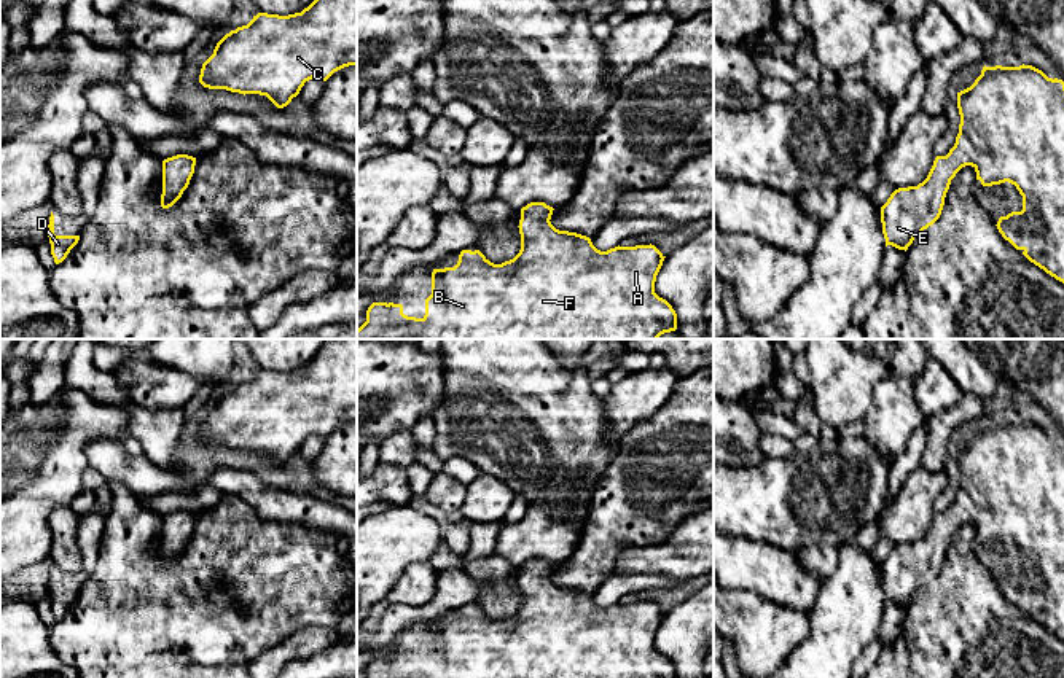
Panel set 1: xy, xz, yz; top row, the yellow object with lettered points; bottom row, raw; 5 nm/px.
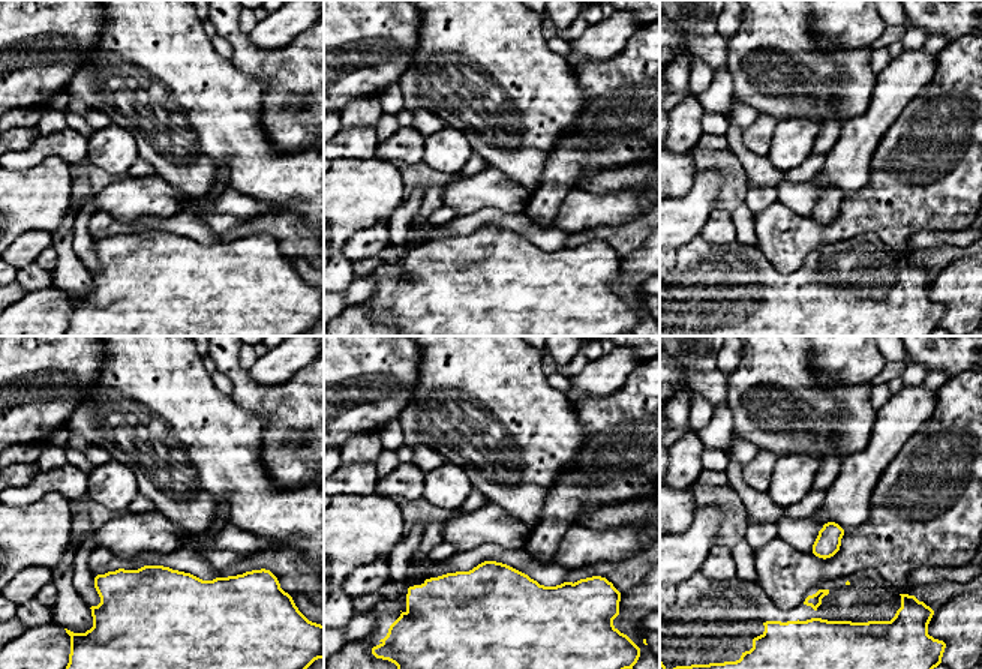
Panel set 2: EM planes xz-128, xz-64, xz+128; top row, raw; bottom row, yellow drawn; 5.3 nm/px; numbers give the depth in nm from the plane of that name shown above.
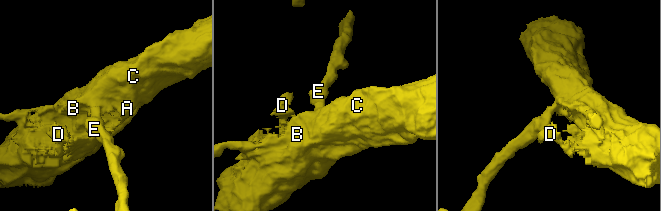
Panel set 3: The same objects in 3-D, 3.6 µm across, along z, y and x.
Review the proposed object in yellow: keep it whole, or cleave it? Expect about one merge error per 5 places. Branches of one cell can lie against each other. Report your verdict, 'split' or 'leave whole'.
leave whole

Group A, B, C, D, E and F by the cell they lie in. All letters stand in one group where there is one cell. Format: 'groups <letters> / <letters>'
groups A B C D E F

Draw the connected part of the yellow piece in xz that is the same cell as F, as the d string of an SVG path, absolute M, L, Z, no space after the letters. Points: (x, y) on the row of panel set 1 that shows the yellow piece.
M530 202L521 208L519 253L502 264L491 263L479 250L462 250L454 267L433 269L432 294L425 299L422 318L403 314L401 304L373 302L366 310L366 321L357 329L357 339L658 339L664 333L677 329L677 314L672 306L655 293L656 275L663 266L664 255L655 245L615 247L607 251L597 250L591 239L577 232L559 231L551 224L553 207L545 202Z

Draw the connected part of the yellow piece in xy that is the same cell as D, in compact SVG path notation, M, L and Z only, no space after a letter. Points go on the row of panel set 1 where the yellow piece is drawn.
M53 212L49 216L49 224L48 224L46 234L49 237L51 255L54 258L56 264L62 263L67 258L67 255L70 253L70 250L80 240L80 236L56 236L54 234L54 215L53 215Z

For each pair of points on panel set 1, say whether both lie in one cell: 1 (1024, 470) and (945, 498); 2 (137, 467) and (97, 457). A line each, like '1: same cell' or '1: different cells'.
1: different cells
2: same cell

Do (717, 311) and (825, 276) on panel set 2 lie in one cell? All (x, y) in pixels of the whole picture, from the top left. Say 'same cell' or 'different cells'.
same cell

